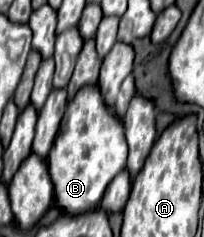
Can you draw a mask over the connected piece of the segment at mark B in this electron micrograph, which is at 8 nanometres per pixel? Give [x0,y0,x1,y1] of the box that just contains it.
[47,86,127,216]

